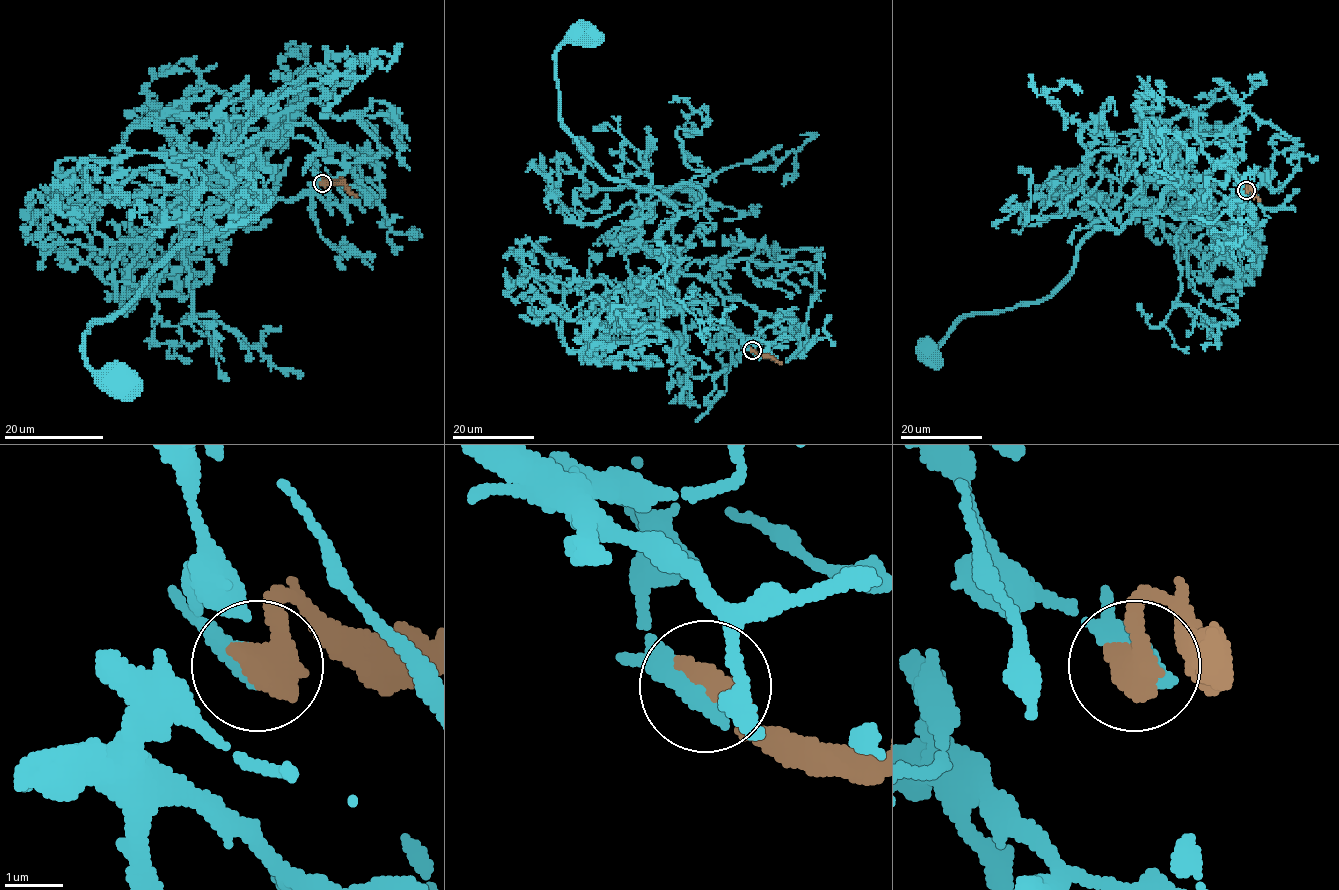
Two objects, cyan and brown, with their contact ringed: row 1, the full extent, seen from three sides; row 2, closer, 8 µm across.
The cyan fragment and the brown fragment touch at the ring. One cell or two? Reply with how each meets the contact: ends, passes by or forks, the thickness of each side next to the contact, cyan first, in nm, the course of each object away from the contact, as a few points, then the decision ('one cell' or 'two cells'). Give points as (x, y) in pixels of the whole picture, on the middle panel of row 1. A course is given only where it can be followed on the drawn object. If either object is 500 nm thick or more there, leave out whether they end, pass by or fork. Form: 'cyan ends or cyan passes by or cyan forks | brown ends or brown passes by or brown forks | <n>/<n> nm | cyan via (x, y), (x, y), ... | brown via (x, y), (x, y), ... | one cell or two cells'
480/650 nm | cyan via (752, 350), (698, 302), (658, 305), (677, 211), (613, 180), (561, 117), (555, 52), (582, 29) | brown via (752, 350), (782, 363) | one cell

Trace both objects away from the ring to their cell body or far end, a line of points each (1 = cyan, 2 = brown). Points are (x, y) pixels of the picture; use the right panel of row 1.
1: (1246, 189), (1198, 213), (1207, 191), (1169, 188), (1118, 230), (1088, 235), (1048, 296), (971, 312), (925, 350)
2: (1246, 189), (1248, 185), (1259, 201)

